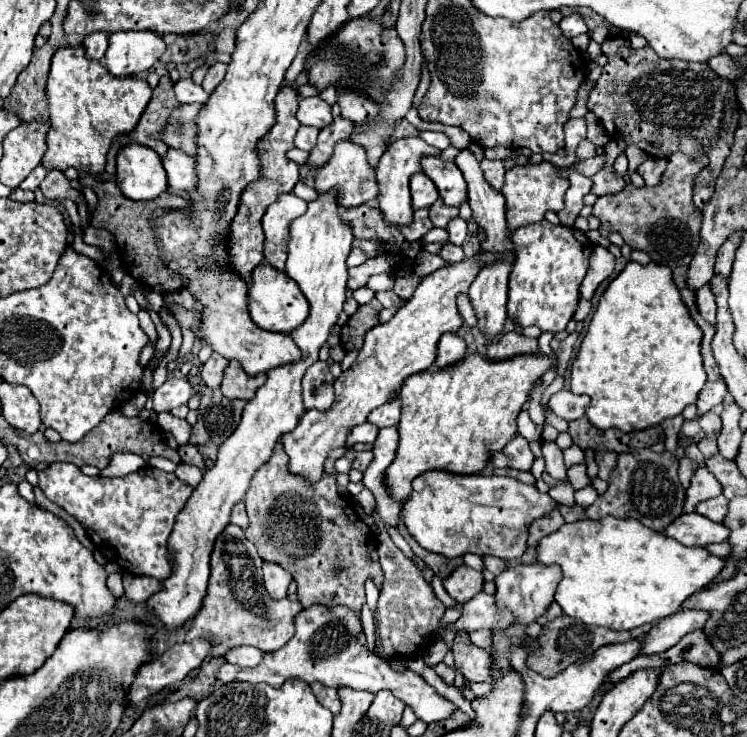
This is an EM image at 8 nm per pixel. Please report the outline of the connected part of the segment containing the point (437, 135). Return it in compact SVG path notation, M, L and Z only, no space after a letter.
M419 132L419 136L429 144L429 146L435 146L439 150L445 150L449 146L449 138L441 132Z

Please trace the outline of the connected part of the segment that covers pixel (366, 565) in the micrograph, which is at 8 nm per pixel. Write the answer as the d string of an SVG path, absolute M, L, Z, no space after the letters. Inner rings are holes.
M277 442L271 460L257 470L245 494L249 516L245 538L255 544L261 560L275 562L293 576L303 608L313 604L329 608L347 606L361 618L365 582L373 580L379 590L383 584L377 538L355 512L351 500L337 492L335 474L323 472L319 482L303 482L303 478L291 474L287 466L289 458L281 442ZM335 566L343 566L343 574L335 574Z

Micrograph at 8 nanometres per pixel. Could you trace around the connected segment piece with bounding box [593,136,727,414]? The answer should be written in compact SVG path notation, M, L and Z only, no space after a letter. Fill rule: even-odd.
M683 136L679 142L679 150L669 158L667 170L657 186L635 188L633 184L627 184L619 194L601 196L593 206L593 214L601 220L601 228L599 228L601 236L607 236L609 232L617 230L633 250L641 250L641 252L649 254L649 258L657 264L667 262L667 266L673 270L673 280L681 292L681 298L683 298L685 306L689 308L691 318L703 330L701 354L703 354L703 364L705 364L705 372L707 372L707 382L697 398L699 414L705 414L705 412L713 410L715 406L723 404L723 400L727 396L727 386L723 384L719 366L711 352L711 340L713 340L715 328L701 318L701 314L695 306L695 294L693 294L693 290L687 288L687 268L695 254L695 248L699 246L699 230L701 230L701 210L693 204L693 182L695 182L695 176L699 174L699 170L707 166L707 162L709 162L709 158L703 152L701 142L693 136ZM667 202L671 202L671 210L667 210Z

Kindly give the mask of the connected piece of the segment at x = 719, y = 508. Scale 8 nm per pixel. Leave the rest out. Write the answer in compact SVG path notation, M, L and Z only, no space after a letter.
M715 496L715 498L703 500L703 502L697 504L695 512L707 516L707 518L713 520L713 522L723 522L723 518L725 518L725 514L727 514L727 498Z

